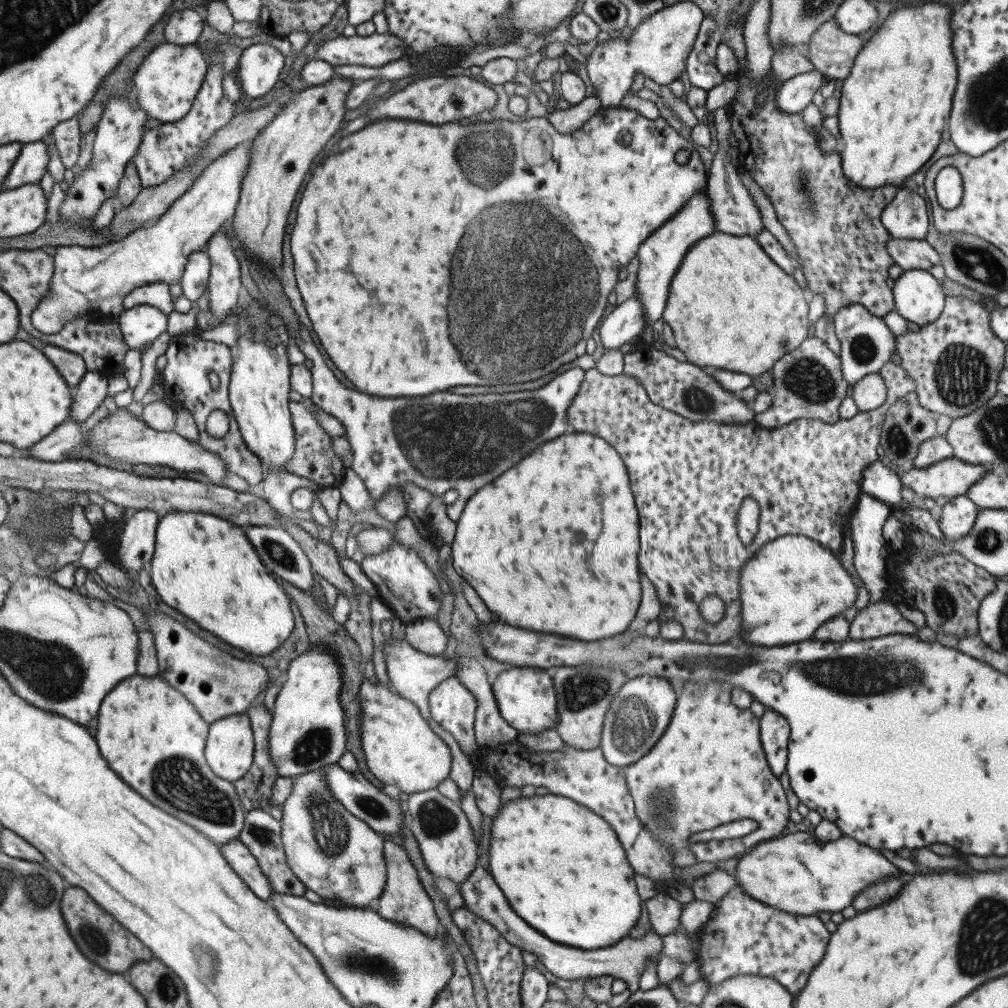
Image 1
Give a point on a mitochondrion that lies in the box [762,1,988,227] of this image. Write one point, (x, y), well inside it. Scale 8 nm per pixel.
(802, 182)

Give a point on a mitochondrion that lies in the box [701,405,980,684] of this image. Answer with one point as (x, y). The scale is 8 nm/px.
(944, 601)

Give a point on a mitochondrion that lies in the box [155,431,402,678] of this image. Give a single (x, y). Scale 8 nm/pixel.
(278, 552)

